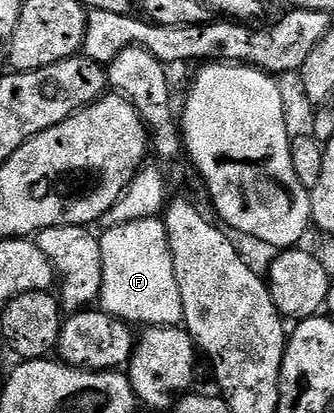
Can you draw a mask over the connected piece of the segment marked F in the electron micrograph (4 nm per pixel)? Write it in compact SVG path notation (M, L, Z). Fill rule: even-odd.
M147 217L105 230L100 237L102 287L98 302L101 312L132 325L179 326L184 319L182 297L174 275L168 232L161 218Z

